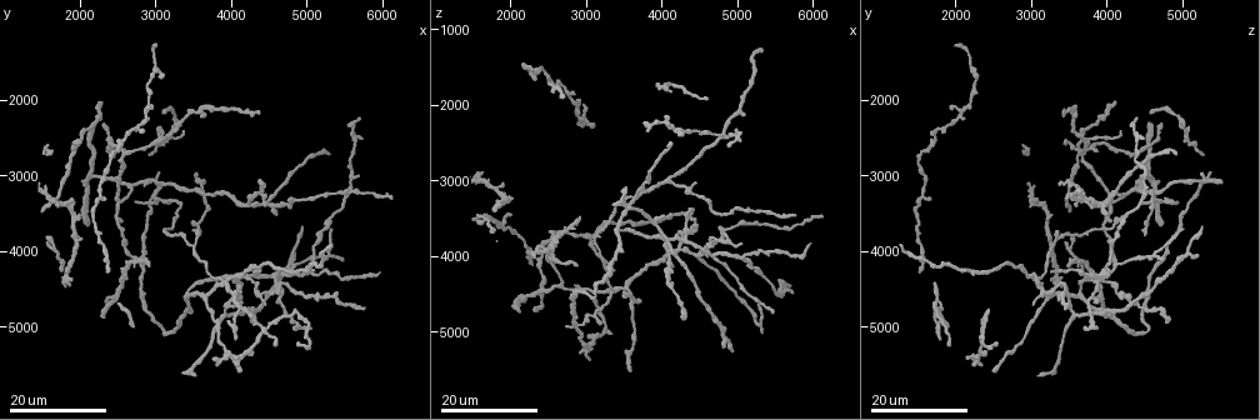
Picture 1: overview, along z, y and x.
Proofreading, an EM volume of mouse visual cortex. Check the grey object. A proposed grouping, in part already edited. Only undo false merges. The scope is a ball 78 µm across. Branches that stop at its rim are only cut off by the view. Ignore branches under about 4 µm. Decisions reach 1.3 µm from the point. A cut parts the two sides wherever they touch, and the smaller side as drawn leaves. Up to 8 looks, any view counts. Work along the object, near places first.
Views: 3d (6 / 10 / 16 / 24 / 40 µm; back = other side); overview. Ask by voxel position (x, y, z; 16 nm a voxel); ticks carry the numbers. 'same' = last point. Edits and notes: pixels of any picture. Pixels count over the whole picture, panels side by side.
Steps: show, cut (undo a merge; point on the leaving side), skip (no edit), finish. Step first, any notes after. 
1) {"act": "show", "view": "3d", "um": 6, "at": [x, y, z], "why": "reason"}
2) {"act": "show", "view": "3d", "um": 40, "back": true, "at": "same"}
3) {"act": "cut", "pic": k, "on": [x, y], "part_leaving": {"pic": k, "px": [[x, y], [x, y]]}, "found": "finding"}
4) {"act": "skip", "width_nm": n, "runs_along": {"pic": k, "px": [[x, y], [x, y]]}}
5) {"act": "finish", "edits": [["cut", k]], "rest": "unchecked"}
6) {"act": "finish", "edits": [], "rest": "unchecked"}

{"act": "show", "view": "3d", "um": 24, "at": [3050, 2550, 3750], "why": "three-way junction"}

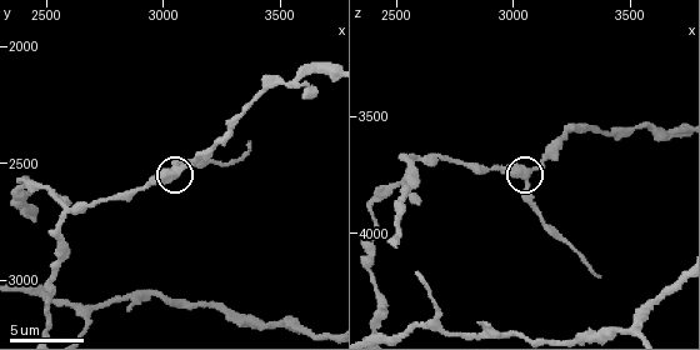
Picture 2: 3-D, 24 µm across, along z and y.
{"act": "show", "view": "3d", "um": 10, "at": [3050, 2520, 3750]}

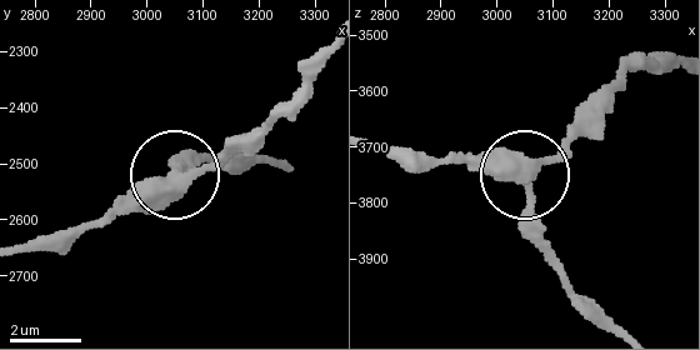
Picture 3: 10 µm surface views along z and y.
{"act": "skip", "runs_along": {"pic": 3, "px": [[23, 251], [111, 221], [193, 153]]}, "found": "continuous, no second cell"}

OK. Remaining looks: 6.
{"act": "show", "view": "3d", "um": 24, "at": [4200, 3350, 3850], "why": "three-way junction"}

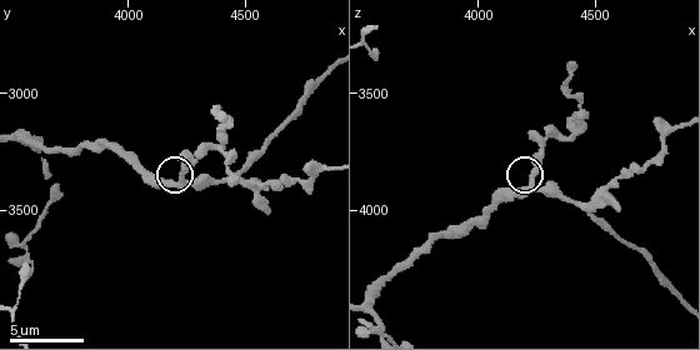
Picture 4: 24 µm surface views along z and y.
{"act": "show", "view": "3d", "um": 10, "at": [4230, 3370, 3900]}

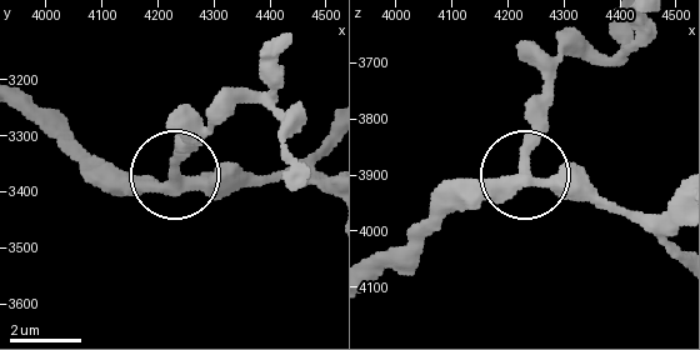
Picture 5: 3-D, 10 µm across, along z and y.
{"act": "skip", "arms": 3, "found": "one cell here"}

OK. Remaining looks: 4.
{"act": "show", "view": "3d", "um": 24, "at": [3900, 4800, 3550], "why": "three-way junction"}

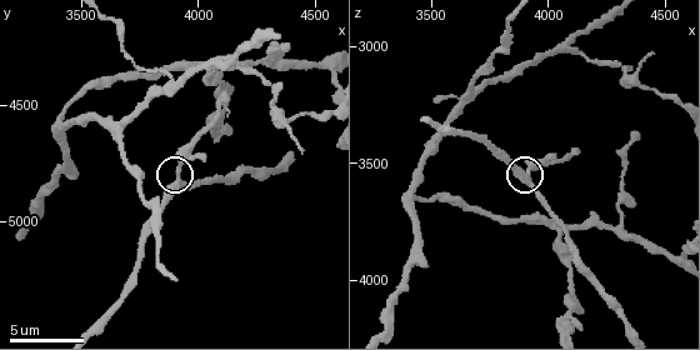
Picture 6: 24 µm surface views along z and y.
{"act": "show", "view": "3d", "um": 6, "at": [3910, 4830, 3560]}

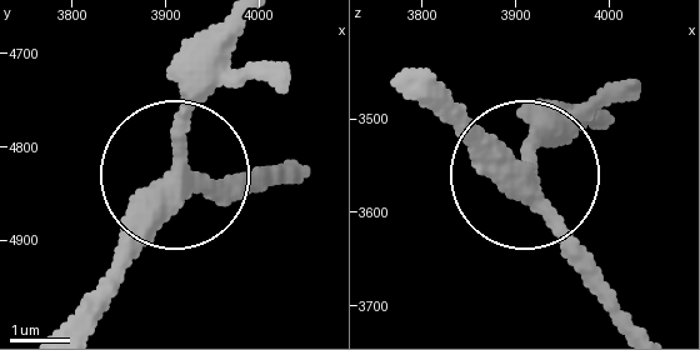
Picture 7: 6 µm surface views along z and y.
{"act": "show", "view": "3d", "um": 6, "back": true, "at": [3910, 4825, 3560]}

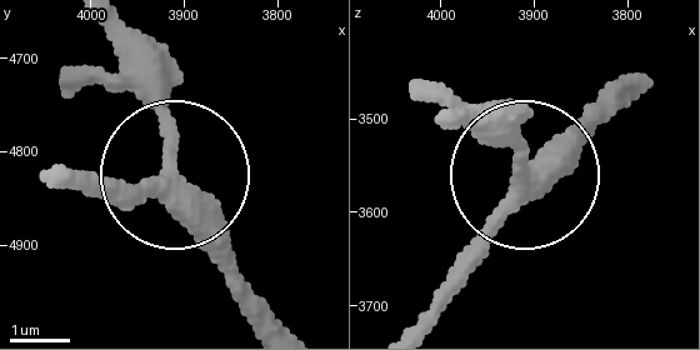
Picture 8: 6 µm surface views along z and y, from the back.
{"act": "skip", "width_nm": 330, "found": "continuous, no second cell"}

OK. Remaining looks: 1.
{"act": "finish", "edits": [], "rest": "unchecked"}

